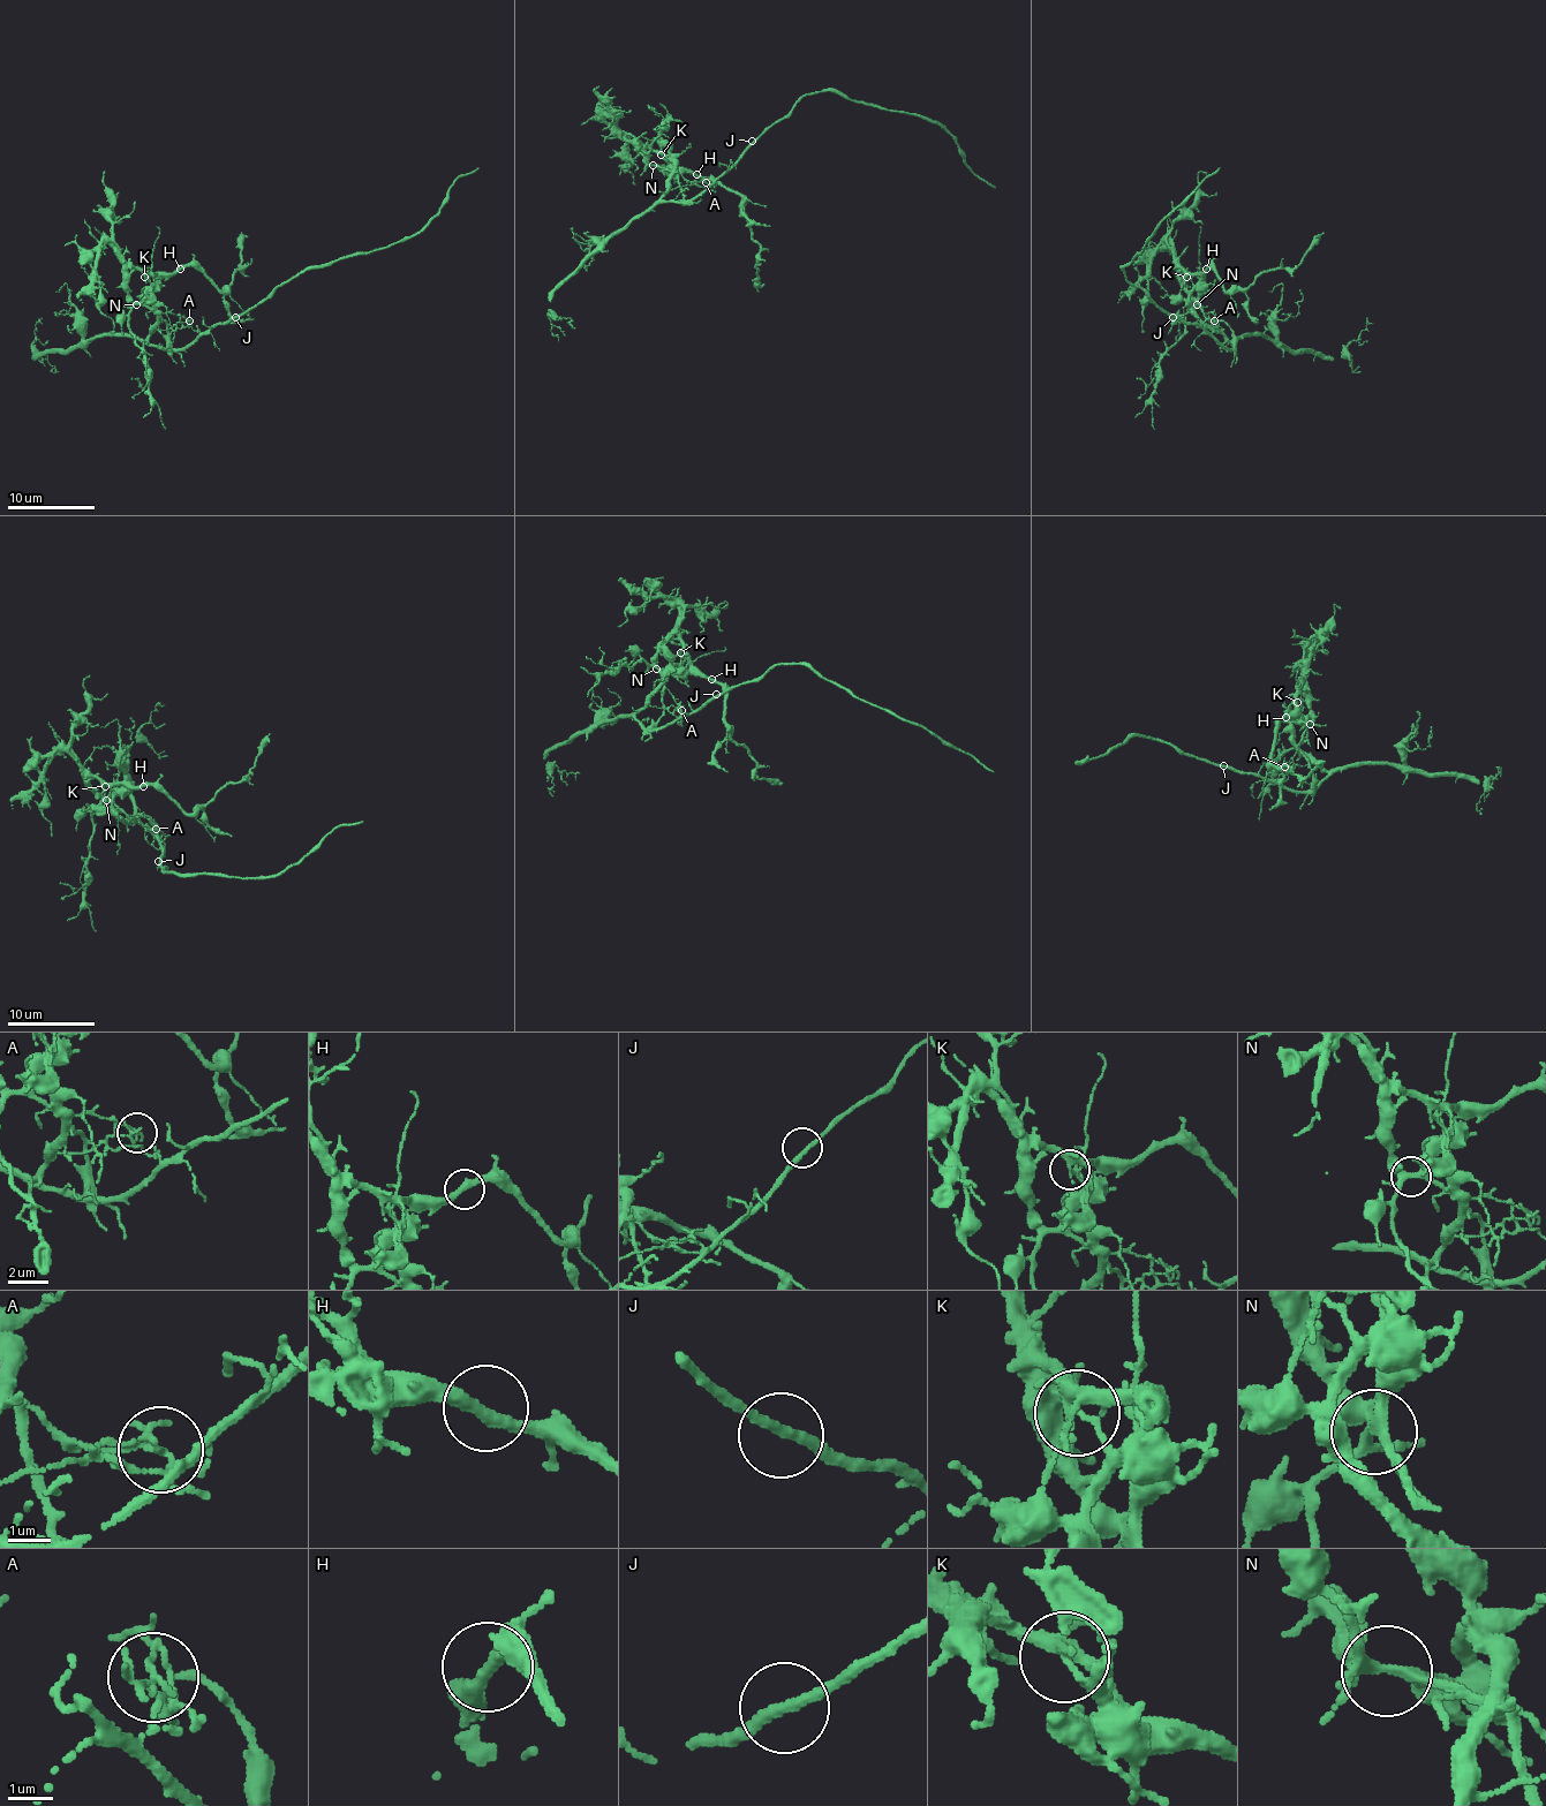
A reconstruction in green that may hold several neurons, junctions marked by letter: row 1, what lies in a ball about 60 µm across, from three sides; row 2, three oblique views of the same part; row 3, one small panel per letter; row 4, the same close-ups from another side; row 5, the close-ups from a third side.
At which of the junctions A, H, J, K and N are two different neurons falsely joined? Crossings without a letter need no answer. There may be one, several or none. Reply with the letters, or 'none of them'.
A, K

